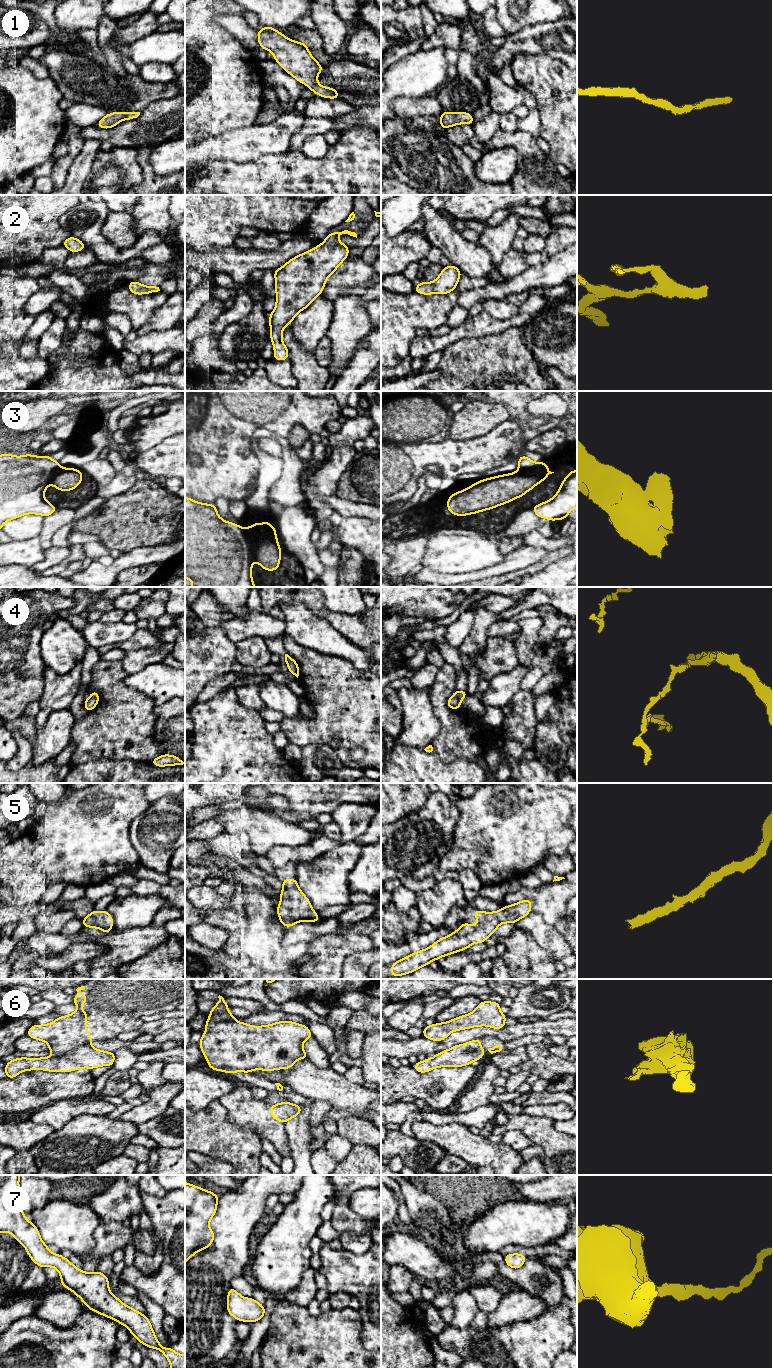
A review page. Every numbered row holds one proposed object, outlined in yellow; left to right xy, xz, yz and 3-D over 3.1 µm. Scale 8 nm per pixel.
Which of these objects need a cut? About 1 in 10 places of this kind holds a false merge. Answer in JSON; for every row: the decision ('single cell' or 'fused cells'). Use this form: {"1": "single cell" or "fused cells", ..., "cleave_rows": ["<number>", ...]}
{"1": "single cell", "2": "single cell", "3": "fused cells", "4": "single cell", "5": "single cell", "6": "single cell", "7": "single cell", "cleave_rows": ["3"]}

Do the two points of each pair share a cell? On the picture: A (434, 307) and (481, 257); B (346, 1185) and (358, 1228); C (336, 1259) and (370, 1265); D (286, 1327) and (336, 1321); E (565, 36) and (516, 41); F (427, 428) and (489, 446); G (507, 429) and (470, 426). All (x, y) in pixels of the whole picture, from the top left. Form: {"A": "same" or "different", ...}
{"A": "different", "B": "same", "C": "same", "D": "same", "E": "same", "F": "different", "G": "different"}

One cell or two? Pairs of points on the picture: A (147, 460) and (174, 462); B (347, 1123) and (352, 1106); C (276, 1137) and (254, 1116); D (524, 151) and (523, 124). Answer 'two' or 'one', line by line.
A: one
B: two
C: one
D: two

